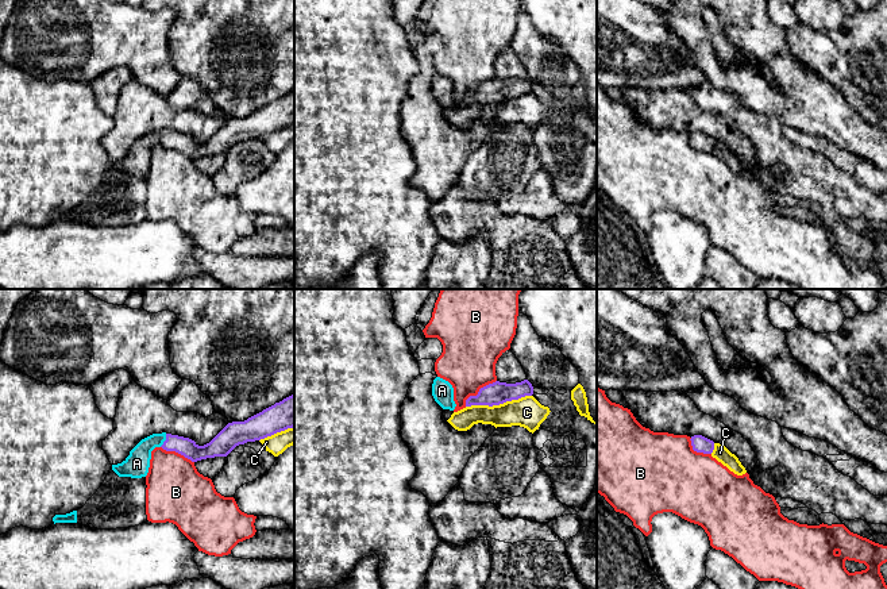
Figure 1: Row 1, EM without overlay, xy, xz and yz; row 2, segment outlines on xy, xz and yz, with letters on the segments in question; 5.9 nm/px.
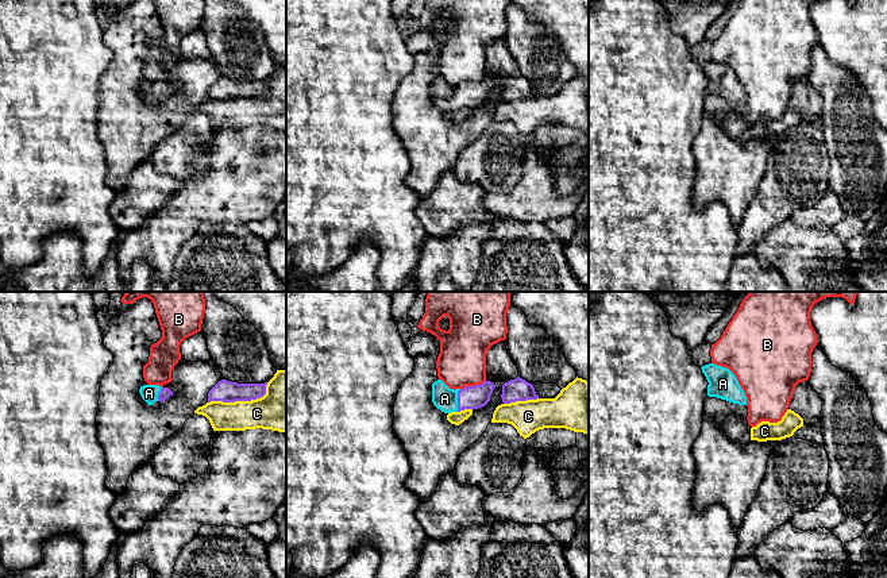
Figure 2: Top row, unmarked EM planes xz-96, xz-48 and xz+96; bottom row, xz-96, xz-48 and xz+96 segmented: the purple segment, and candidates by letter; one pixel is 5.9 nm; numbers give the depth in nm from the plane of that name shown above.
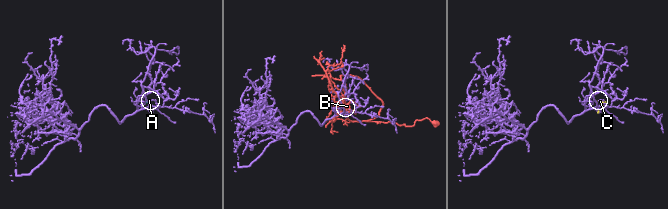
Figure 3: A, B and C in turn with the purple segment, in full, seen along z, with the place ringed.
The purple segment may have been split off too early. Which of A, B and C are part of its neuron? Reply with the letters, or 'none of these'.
A

